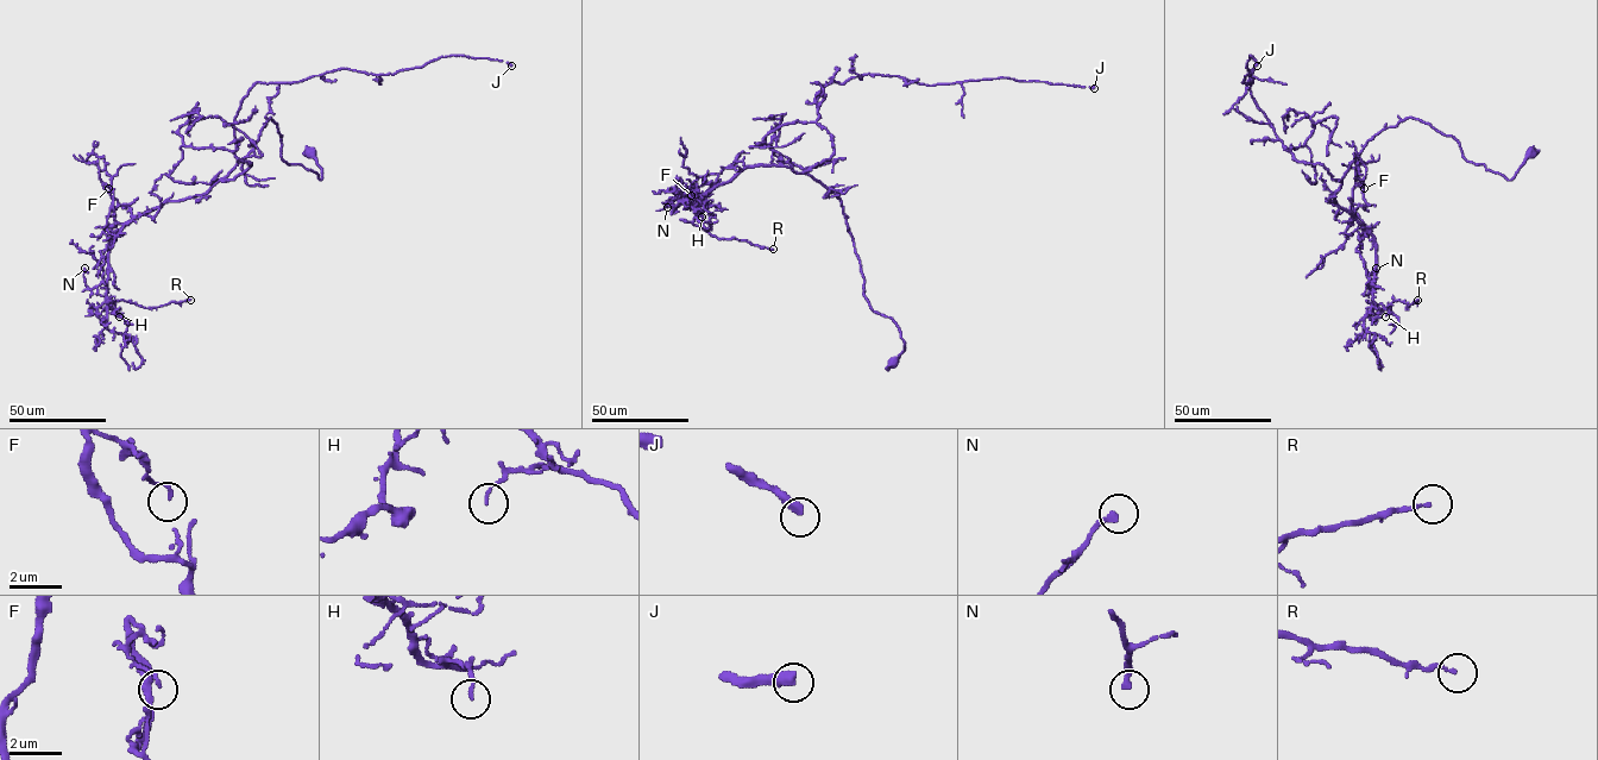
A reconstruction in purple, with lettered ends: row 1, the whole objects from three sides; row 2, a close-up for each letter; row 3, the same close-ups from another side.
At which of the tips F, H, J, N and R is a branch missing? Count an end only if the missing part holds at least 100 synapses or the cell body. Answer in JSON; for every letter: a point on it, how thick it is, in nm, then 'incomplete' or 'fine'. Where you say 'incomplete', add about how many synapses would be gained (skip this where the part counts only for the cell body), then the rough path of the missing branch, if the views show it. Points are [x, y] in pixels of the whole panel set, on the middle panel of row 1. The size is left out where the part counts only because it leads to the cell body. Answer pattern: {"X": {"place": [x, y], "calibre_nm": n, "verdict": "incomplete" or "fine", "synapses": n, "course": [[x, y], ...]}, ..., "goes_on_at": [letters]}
{"F": {"place": [691, 195], "calibre_nm": 90, "verdict": "fine"}, "H": {"place": [702, 217], "calibre_nm": 100, "verdict": "fine"}, "J": {"place": [1094, 88], "calibre_nm": 420, "verdict": "incomplete", "synapses": 450}, "N": {"place": [667, 207], "calibre_nm": 240, "verdict": "fine"}, "R": {"place": [773, 249], "calibre_nm": 120, "verdict": "fine"}, "goes_on_at": ["J"]}

